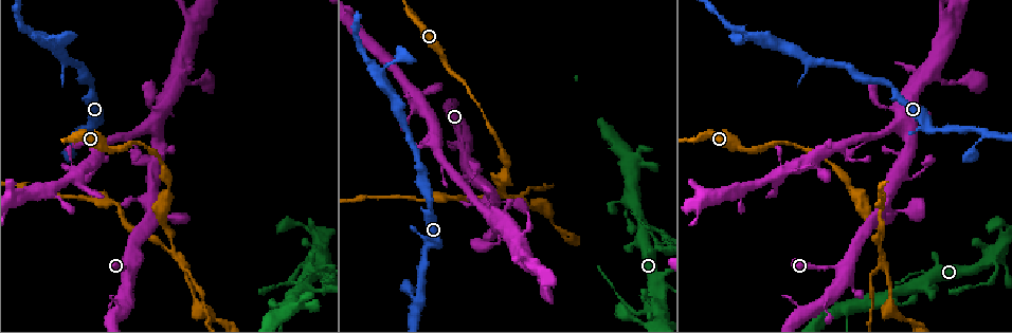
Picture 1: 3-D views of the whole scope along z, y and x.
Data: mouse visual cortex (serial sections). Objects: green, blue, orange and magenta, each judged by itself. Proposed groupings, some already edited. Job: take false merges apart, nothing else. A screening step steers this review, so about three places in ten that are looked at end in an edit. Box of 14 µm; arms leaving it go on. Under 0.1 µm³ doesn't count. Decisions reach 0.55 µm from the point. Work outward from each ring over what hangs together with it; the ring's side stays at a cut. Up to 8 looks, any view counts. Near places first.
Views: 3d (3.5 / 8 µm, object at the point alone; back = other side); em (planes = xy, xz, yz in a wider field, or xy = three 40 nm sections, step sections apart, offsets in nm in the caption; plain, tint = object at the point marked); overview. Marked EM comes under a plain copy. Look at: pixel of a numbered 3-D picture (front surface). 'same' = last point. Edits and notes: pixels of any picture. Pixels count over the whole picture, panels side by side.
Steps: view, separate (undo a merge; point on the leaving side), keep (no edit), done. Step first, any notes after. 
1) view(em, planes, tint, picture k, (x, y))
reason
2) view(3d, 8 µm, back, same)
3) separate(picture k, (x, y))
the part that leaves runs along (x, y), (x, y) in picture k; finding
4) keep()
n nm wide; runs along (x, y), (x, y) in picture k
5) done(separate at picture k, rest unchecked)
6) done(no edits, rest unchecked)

view(3d, 3.5 µm, picture 1, (73, 175))

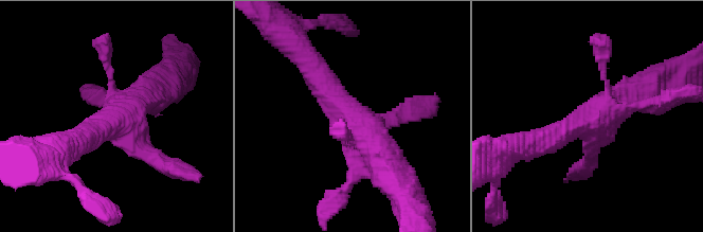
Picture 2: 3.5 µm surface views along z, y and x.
view(em, xy, step 1, tint, picture 2, (117, 118))
need the tissue

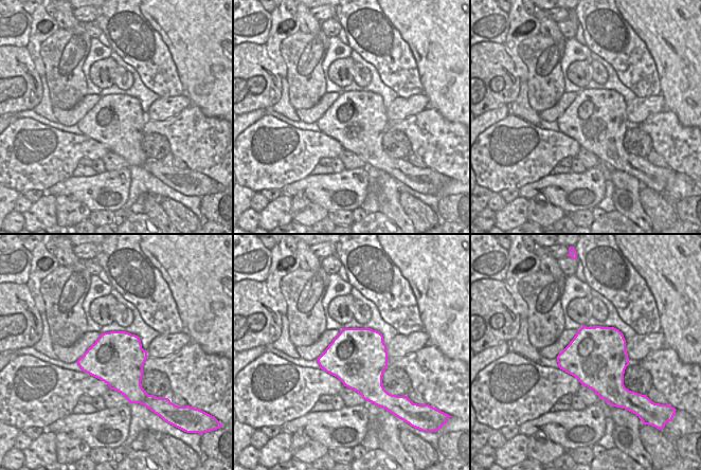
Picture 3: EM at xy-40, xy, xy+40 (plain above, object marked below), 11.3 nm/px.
keep()
one cell here

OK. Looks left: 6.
view(3d, 3.5 µm, picture 1, (172, 247))
four-way junction

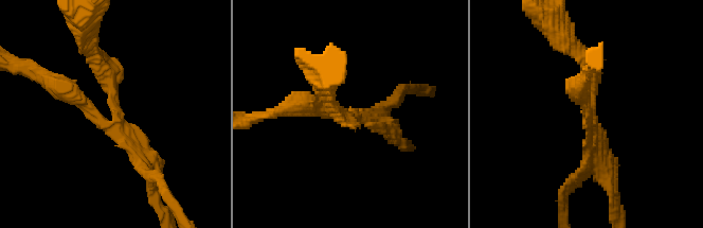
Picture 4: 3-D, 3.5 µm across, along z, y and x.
keep()
runs along (580, 55), (592, 114), (578, 91) in picture 4; one cell here

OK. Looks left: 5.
view(em, xy, step 3, tint, picture 1, (118, 204))
thin neck

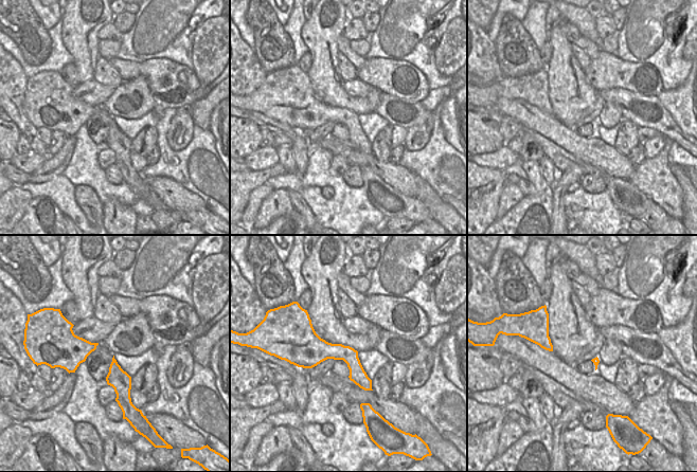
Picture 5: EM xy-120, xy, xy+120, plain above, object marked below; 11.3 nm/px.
view(3d, 3.5 µm, back, same)

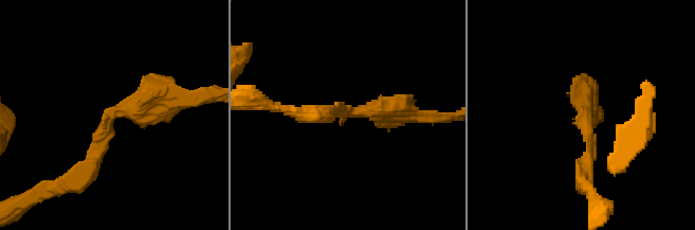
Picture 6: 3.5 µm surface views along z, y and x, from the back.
keep()
runs along (85, 174), (114, 111), (182, 102) in picture 6; continuous, no second cell

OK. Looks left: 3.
done(no edits, rest unchecked)

